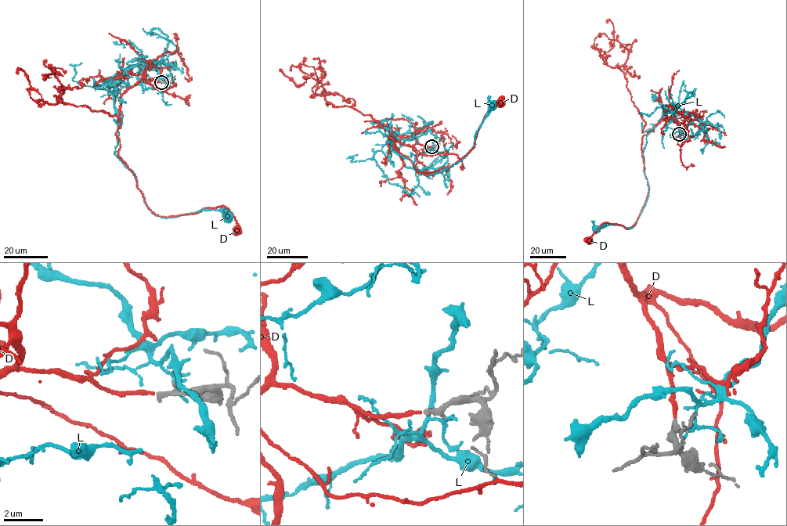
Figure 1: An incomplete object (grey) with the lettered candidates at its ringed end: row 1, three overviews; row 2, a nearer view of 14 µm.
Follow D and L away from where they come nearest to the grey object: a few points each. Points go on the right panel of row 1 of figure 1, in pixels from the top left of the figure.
D: (679, 133), (676, 122), (666, 118), (643, 136), (648, 191), (635, 225), (627, 228), (604, 222), (588, 239)
L: (680, 135), (690, 112), (665, 113), (647, 135), (649, 192), (637, 219), (630, 228), (611, 224), (597, 230)

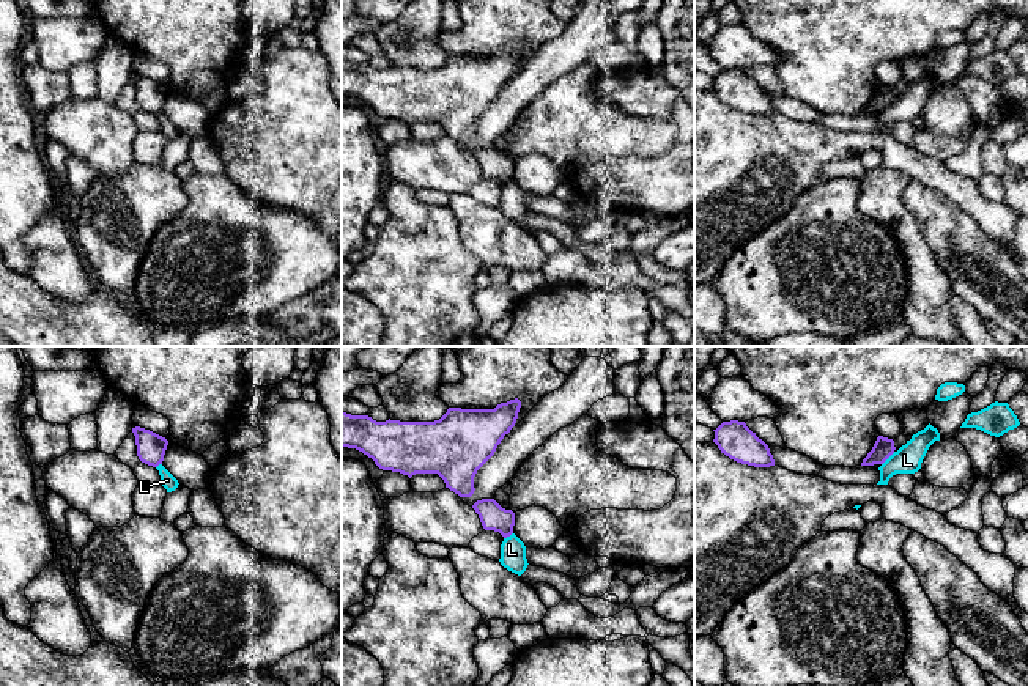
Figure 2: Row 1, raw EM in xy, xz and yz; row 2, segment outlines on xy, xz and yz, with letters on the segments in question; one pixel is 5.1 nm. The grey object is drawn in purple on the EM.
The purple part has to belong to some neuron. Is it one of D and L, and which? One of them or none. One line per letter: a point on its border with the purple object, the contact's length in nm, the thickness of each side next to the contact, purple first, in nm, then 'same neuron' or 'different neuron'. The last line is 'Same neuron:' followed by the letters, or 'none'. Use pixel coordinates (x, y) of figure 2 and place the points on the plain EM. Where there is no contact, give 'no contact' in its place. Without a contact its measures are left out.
D: no contact | same neuron
L: yz (888, 104) | 100 nm | 110/140 nm | different neuron
Same neuron: D

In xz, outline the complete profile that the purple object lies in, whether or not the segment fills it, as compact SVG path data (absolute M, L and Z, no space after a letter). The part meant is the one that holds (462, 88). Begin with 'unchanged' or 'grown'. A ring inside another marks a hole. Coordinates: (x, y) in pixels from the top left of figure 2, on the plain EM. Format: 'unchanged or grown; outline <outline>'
unchanged; outline M518 46L494 57L449 55L434 69L376 69L342 60L342 94L356 96L379 116L409 126L438 121L446 135L471 145L477 118L515 74L520 55Z

